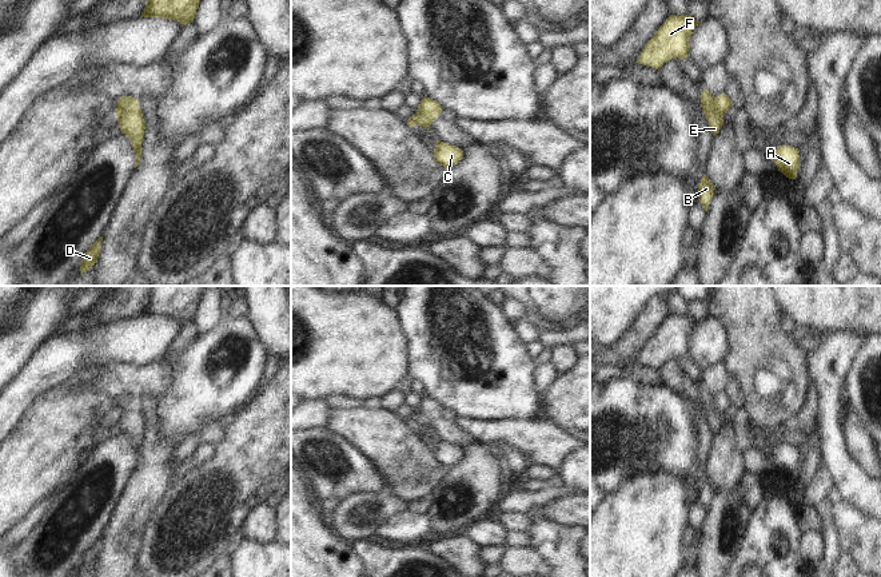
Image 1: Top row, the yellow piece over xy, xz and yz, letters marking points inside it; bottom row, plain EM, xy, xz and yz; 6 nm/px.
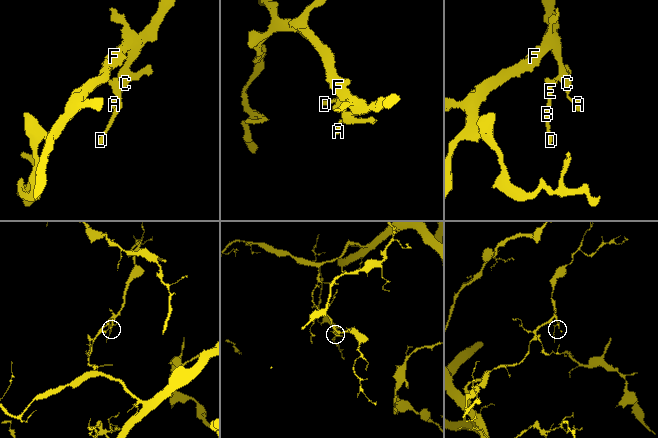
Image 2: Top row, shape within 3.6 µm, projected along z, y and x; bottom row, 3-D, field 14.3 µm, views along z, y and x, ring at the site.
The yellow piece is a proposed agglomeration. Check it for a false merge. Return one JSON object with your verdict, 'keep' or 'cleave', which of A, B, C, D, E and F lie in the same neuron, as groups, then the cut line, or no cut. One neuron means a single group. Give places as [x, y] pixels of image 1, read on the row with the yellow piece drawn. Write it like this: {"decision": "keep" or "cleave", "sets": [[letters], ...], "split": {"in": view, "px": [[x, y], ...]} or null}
{"decision": "cleave", "sets": [["A", "C", "F"], ["B", "D", "E"]], "split": {"in": "xy", "px": [[136, 104], [118, 114]]}}

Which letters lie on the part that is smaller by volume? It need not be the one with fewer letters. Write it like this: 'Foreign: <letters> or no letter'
Foreign: B, D, E

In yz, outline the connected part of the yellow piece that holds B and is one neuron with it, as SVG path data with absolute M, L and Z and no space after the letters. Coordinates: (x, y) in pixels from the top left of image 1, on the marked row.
M703 175L698 186L698 200L701 202L705 211L707 211L713 195L714 195L714 188L709 178Z

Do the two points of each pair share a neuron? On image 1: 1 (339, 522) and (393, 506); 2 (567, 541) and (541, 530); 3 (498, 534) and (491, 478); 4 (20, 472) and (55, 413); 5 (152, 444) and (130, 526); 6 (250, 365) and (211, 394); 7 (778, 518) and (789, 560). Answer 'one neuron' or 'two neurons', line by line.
1: one neuron
2: one neuron
3: two neurons
4: one neuron
5: one neuron
6: one neuron
7: one neuron

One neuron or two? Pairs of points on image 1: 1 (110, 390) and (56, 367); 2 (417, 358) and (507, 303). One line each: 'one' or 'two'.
1: two
2: two

